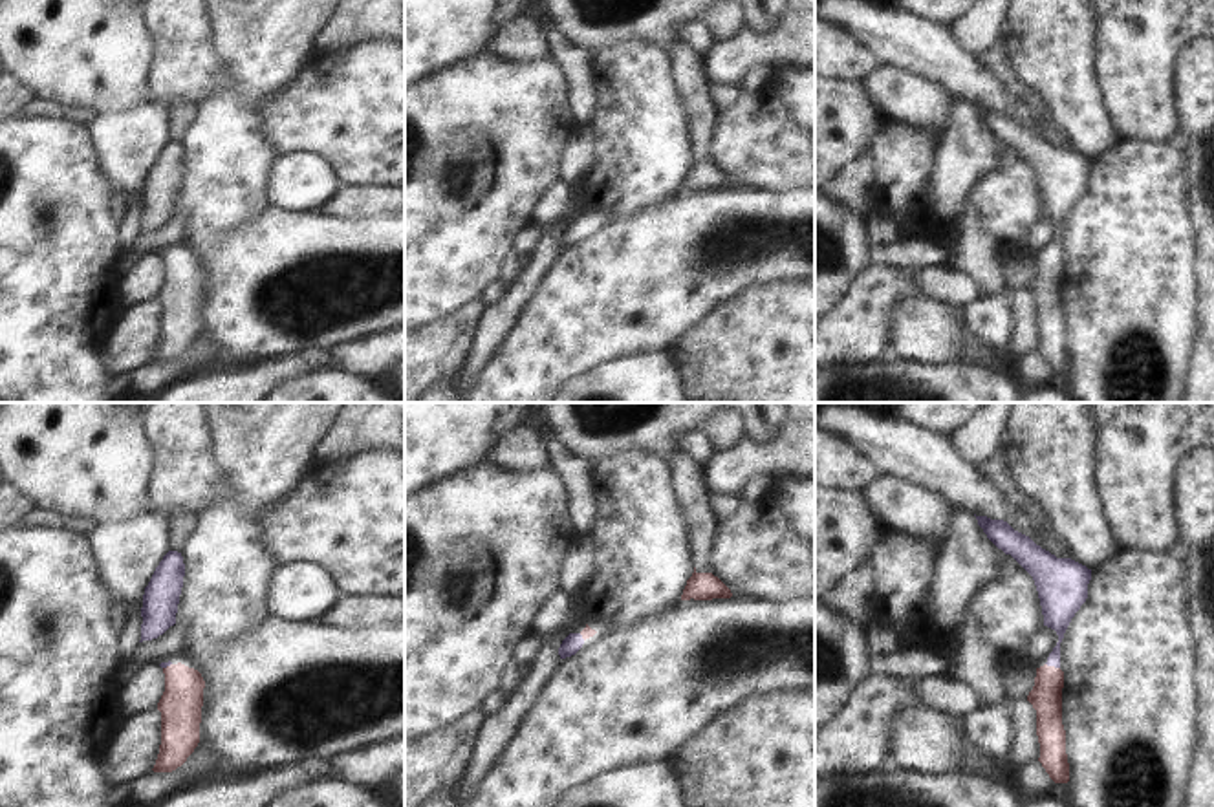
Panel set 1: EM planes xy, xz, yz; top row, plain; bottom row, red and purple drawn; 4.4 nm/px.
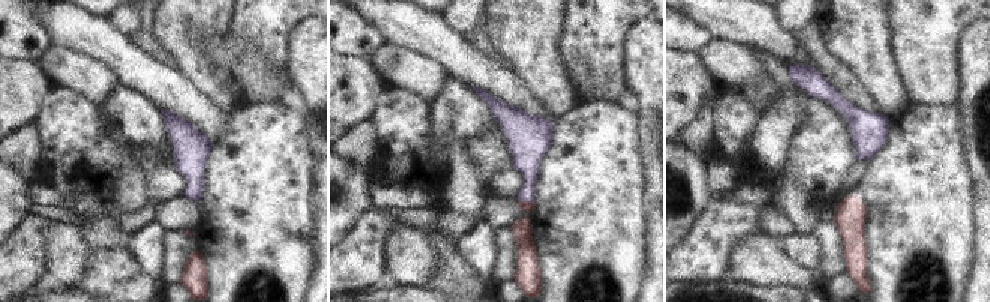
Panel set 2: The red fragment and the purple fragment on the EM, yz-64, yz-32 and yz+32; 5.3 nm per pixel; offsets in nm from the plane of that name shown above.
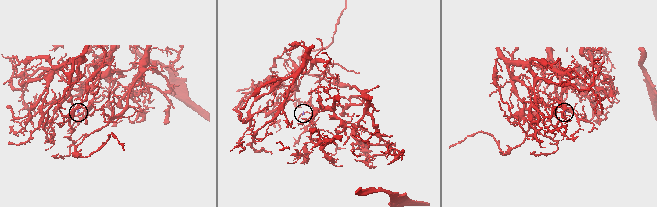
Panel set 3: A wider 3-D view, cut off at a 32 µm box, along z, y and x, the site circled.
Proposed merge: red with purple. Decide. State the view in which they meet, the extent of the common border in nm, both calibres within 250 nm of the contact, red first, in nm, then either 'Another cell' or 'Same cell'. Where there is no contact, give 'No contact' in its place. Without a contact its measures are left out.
Touches red in yz. Shared border 70 nm. Thickness 140 nm (red) against 140 nm. Same cell

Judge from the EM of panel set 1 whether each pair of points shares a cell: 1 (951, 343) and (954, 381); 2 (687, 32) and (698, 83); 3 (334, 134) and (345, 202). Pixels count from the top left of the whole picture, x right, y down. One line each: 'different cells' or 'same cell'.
1: different cells
2: different cells
3: different cells

